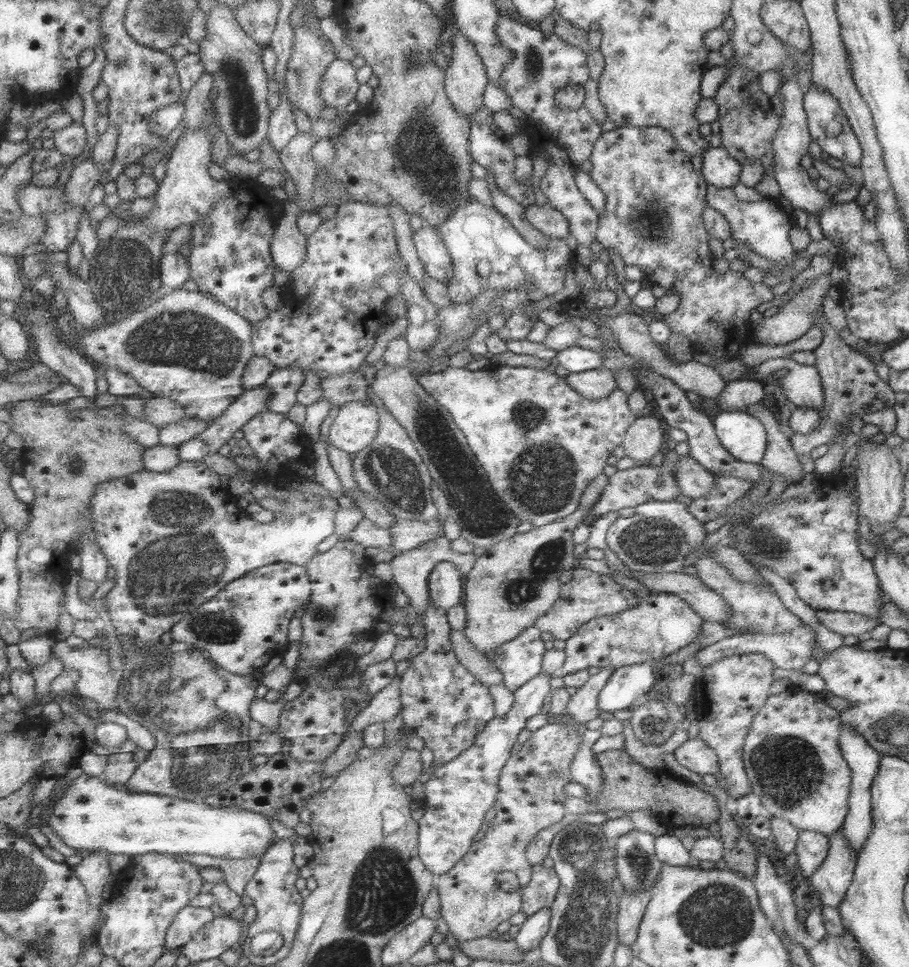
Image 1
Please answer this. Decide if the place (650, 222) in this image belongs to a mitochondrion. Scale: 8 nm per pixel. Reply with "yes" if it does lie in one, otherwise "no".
yes

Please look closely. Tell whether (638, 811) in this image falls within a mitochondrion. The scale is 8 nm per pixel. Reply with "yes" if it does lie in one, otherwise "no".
no

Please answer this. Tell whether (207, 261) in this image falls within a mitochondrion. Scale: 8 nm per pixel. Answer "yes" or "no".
no

